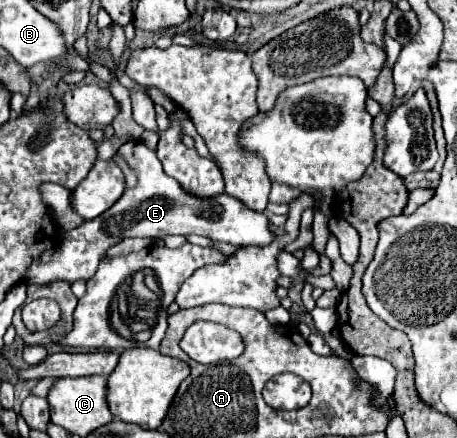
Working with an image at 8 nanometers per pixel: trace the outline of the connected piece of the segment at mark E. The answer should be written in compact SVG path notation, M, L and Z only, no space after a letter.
M125 142L117 150L117 156L121 156L127 162L127 166L135 172L137 186L125 188L123 196L99 218L83 222L81 226L63 232L55 248L49 254L45 252L39 258L35 258L33 264L27 268L27 284L47 284L53 280L73 282L79 278L89 280L99 266L101 254L105 254L109 246L121 242L123 238L163 238L167 234L201 234L211 240L221 240L233 246L267 246L275 240L269 218L263 212L247 208L243 202L229 194L201 198L183 190L175 178L163 172L155 150L147 150L141 142Z

